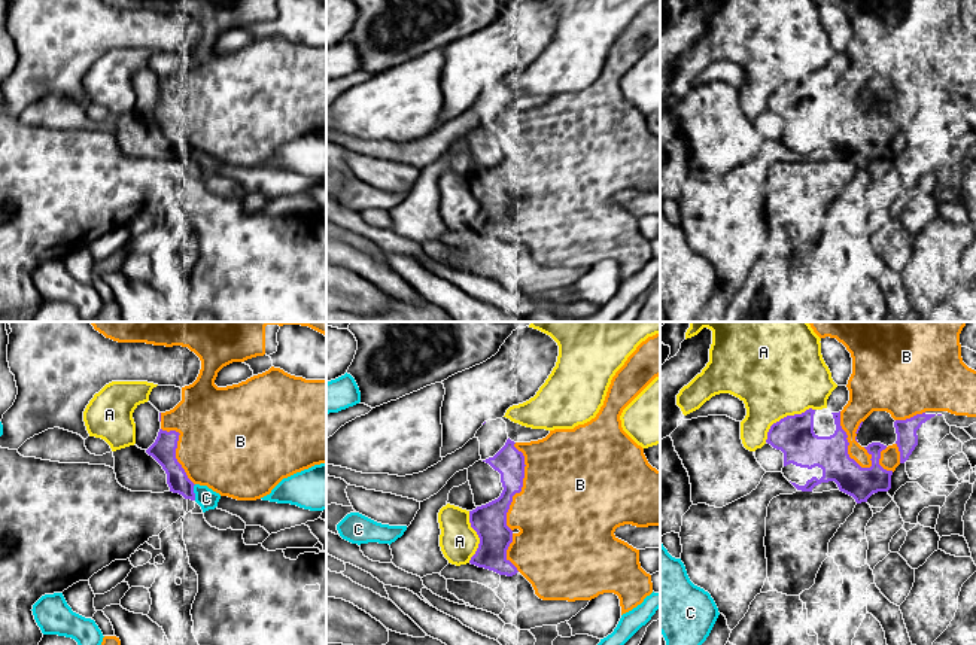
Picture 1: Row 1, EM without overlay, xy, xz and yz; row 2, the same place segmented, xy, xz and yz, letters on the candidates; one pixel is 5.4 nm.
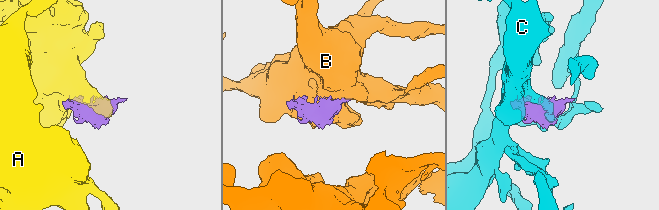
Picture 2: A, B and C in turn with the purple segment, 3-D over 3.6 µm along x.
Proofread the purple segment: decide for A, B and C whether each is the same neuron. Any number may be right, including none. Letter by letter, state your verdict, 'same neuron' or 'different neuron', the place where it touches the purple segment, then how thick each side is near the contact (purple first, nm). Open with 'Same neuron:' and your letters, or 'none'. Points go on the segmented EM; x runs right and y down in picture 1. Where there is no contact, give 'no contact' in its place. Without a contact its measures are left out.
Same neuron: B
A: different neuron | yz (784, 417) | 220/480 nm
B: same neuron | xz (522, 486) | 180/500 nm
C: different neuron | xy (192, 492) | 120/110 nm

